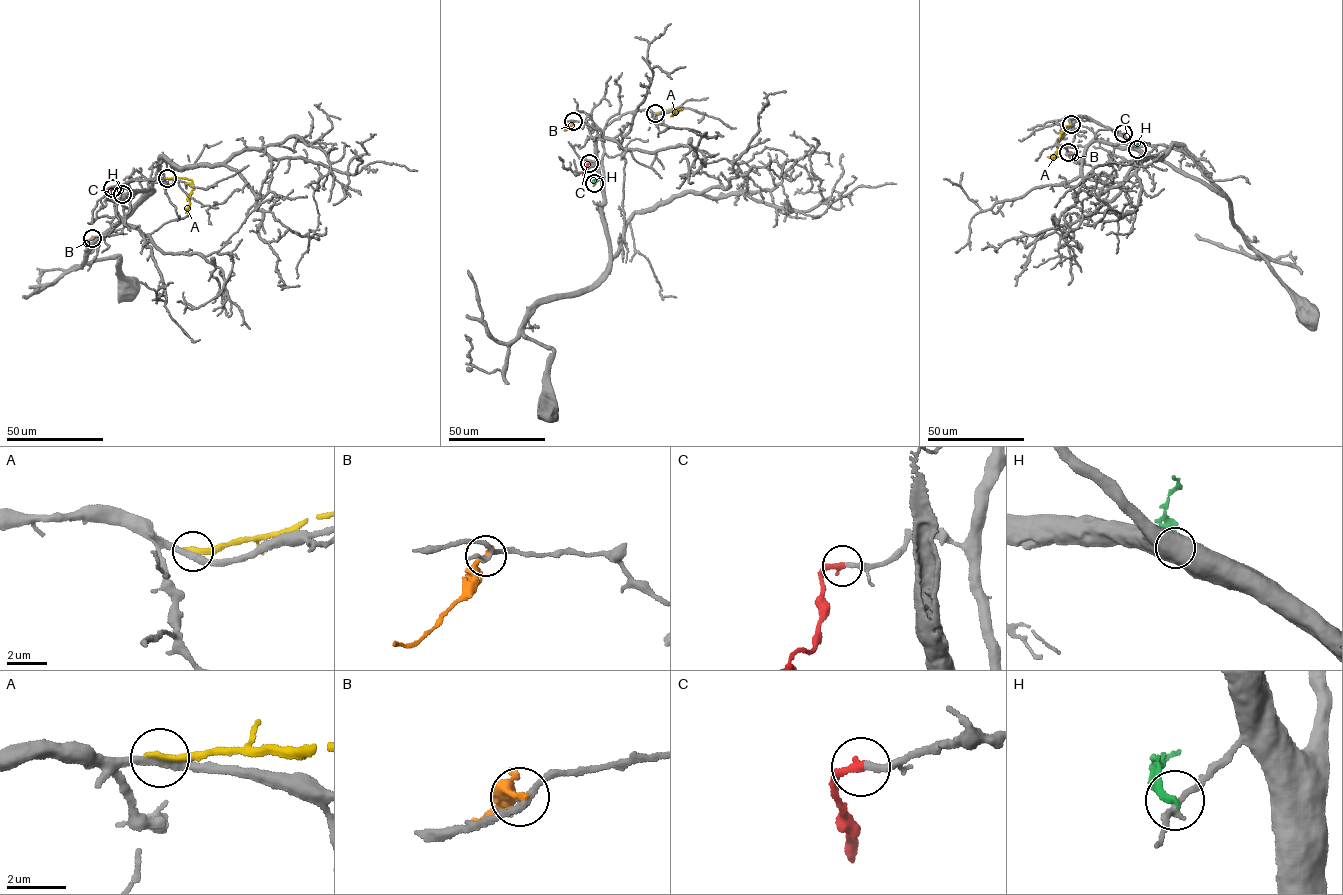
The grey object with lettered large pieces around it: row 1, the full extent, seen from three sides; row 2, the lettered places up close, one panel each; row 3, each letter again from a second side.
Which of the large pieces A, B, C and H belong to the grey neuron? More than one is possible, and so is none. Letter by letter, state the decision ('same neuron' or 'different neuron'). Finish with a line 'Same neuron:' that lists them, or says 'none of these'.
A: different neuron
B: different neuron
C: same neuron
H: different neuron
Same neuron: C

